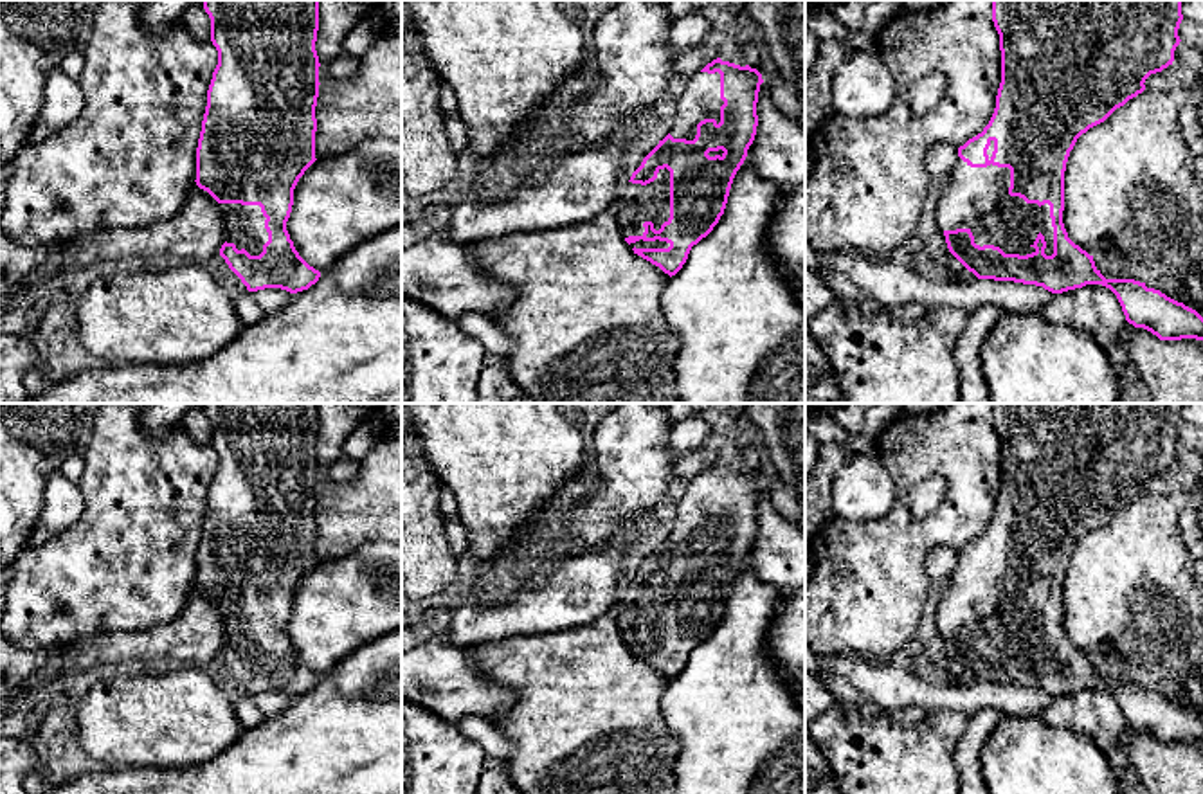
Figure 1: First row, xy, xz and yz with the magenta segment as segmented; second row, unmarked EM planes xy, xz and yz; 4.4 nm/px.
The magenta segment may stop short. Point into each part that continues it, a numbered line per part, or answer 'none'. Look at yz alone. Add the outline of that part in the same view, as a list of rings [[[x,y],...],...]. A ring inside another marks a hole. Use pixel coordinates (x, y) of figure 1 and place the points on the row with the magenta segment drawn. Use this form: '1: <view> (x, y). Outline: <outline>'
1: yz (976, 198). Outline: [[[960,157],[940,187],[935,221],[944,230],[969,229],[974,243],[999,247],[1005,254],[1027,256],[1041,232],[1045,254],[1054,254],[1050,205],[1027,203],[1009,194],[1010,169],[971,167]]]

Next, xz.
1: xz (636, 204). Outline: [[[659,169],[657,178],[647,185],[623,182],[612,212],[623,238],[643,236],[645,221],[659,230],[670,218],[670,171]]]

